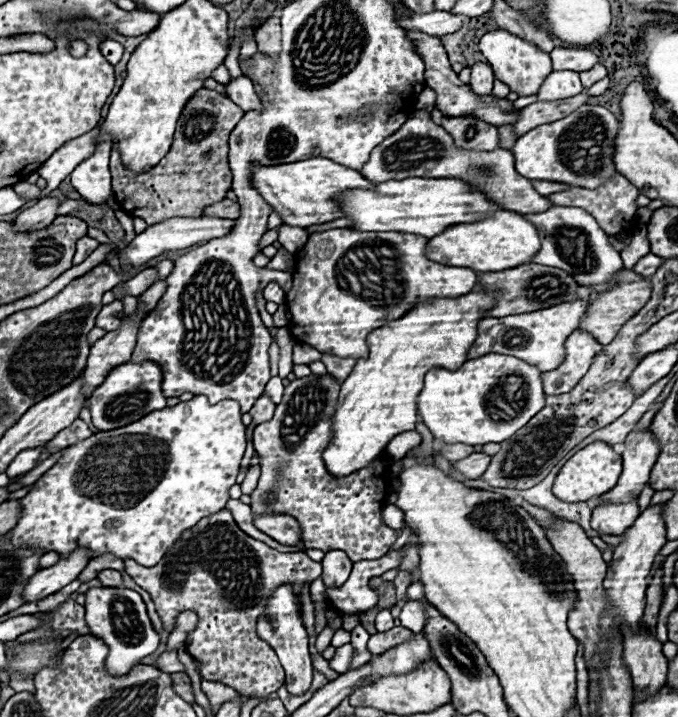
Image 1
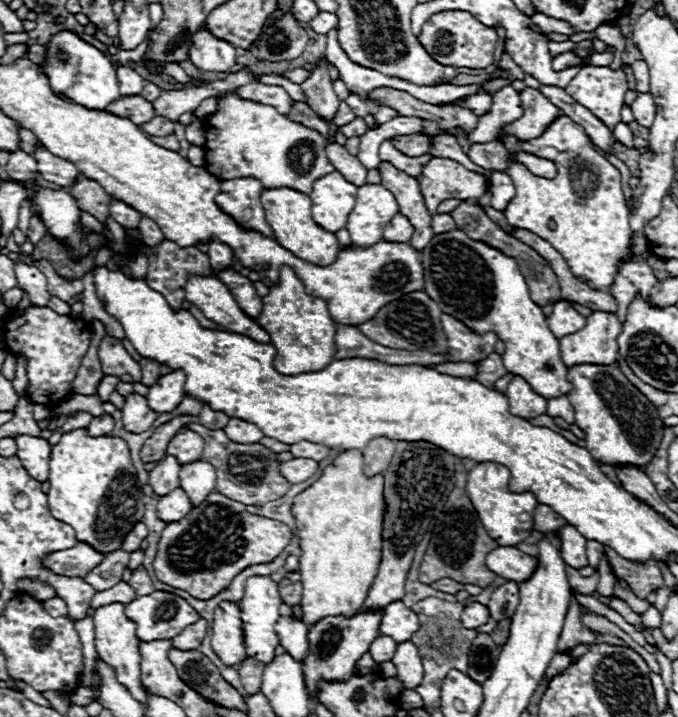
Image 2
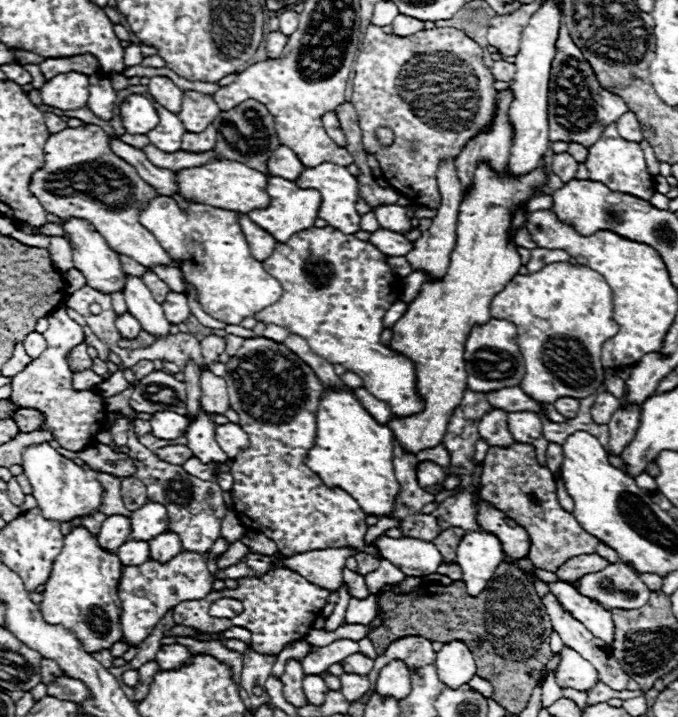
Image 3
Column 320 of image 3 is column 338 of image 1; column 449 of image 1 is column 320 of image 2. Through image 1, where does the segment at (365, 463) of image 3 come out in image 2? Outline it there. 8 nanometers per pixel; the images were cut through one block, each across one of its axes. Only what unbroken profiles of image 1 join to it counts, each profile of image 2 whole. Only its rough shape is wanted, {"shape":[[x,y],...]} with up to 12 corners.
{"shape":[[290,266],[258,324],[282,376],[334,360],[336,322]]}

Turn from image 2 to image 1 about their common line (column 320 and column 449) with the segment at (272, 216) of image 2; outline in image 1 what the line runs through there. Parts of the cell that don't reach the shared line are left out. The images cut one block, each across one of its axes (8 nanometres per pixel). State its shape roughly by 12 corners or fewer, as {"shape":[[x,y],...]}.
{"shape":[[500,210],[446,228],[426,254],[498,272],[532,262],[542,244],[522,214]]}

